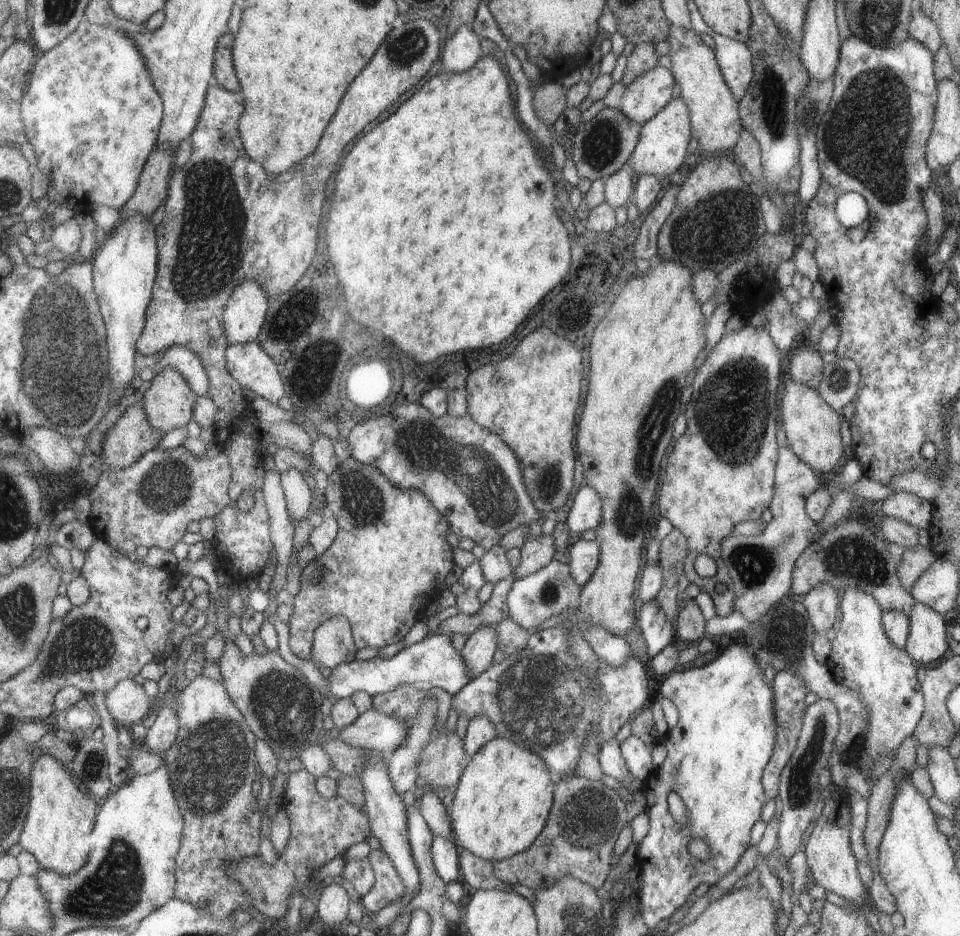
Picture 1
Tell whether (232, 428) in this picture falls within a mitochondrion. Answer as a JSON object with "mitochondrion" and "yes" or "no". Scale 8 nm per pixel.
{"mitochondrion":"no"}

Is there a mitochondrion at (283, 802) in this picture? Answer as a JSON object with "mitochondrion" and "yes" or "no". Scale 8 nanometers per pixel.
{"mitochondrion":"no"}

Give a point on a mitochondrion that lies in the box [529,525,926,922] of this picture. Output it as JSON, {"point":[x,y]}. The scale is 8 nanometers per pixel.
{"point":[588,818]}

